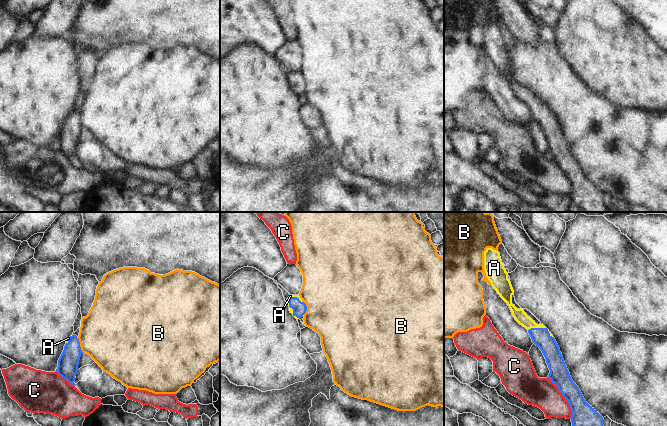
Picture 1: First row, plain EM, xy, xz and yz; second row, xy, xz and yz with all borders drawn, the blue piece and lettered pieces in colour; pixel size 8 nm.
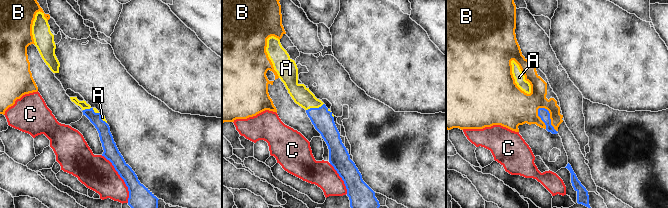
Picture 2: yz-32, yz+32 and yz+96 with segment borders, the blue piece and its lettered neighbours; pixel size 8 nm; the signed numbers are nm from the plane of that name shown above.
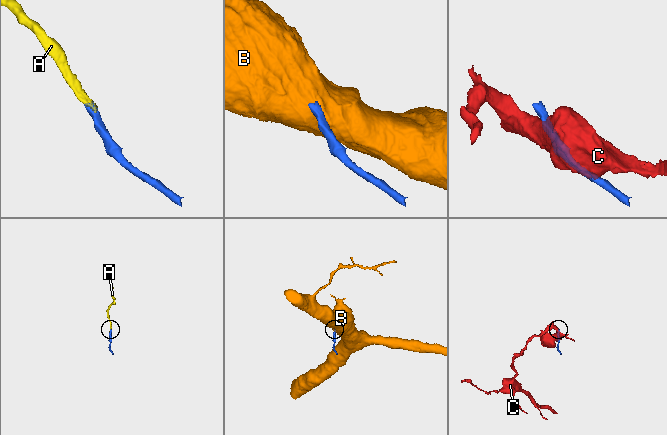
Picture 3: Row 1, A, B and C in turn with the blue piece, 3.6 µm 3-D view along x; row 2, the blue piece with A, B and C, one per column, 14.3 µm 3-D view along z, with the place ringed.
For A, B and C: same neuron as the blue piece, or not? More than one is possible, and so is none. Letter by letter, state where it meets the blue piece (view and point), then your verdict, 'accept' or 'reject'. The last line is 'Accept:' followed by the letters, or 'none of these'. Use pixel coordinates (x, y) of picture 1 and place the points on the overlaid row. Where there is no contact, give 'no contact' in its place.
A: contact yz (536, 328); accept
B: contact xy (79, 345); reject
C: contact yz (564, 397); reject
Accept: A

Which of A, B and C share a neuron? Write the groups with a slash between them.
A / B / C

